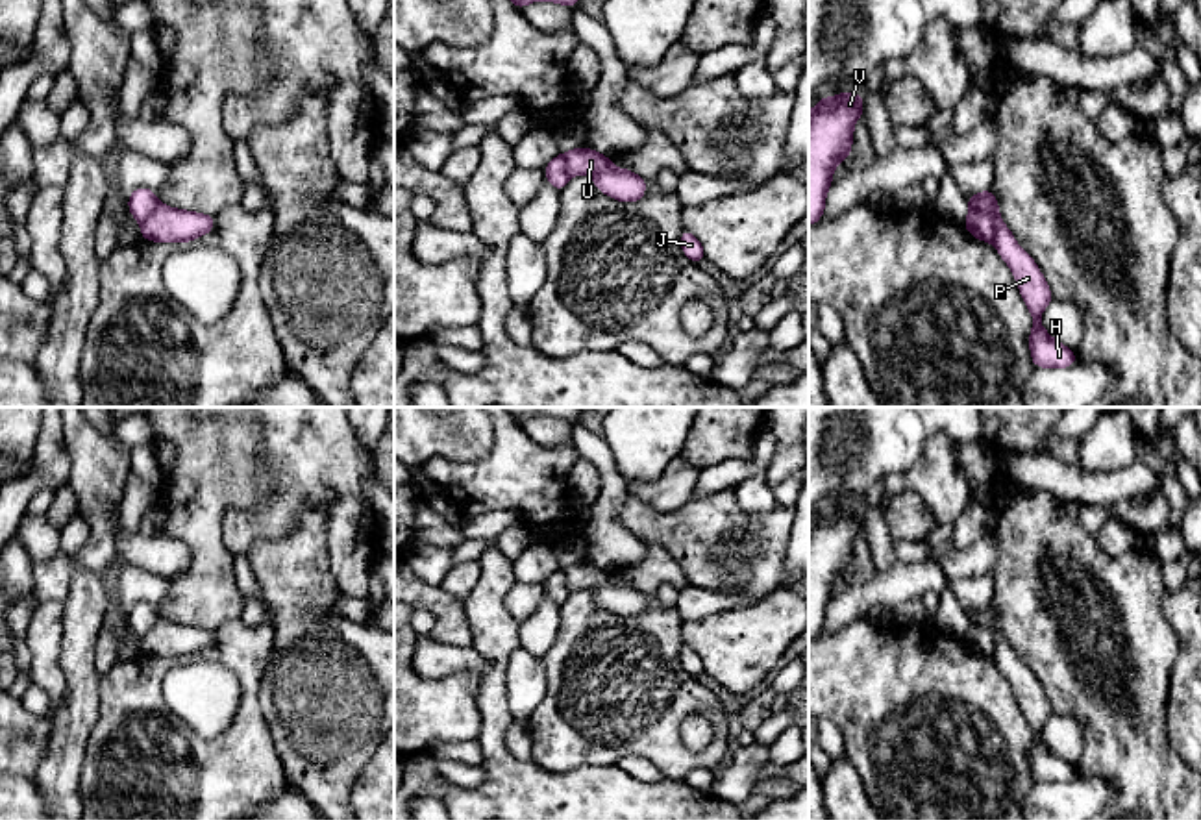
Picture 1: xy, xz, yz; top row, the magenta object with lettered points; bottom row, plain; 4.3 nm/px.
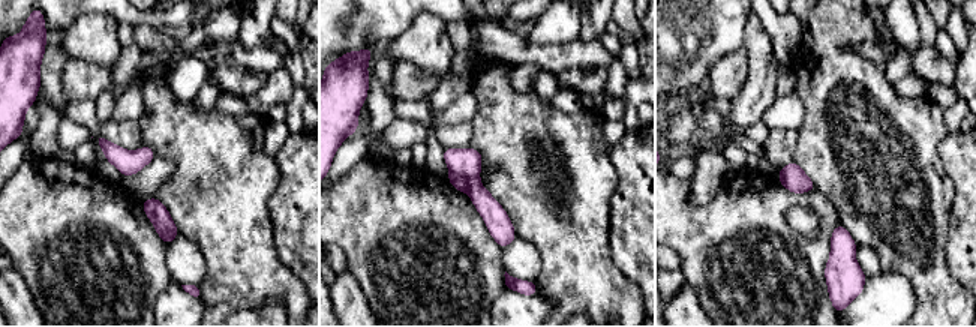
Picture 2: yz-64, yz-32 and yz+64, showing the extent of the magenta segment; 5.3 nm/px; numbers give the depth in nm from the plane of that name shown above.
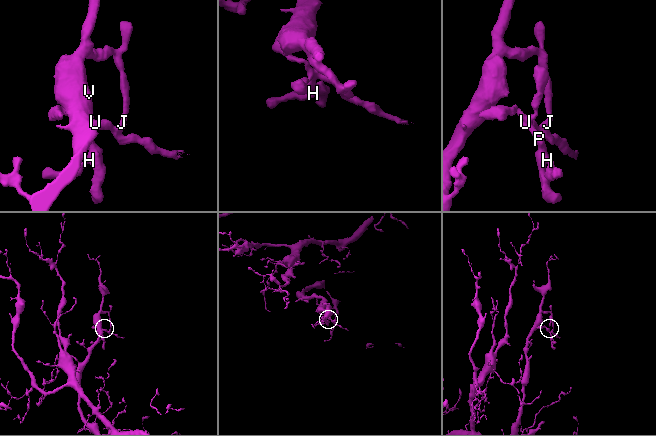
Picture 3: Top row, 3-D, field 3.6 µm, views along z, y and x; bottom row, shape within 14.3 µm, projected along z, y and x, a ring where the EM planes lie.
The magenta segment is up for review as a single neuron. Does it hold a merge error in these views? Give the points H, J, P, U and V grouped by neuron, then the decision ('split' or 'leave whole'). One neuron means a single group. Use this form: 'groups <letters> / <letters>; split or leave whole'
groups H P / J U V; split

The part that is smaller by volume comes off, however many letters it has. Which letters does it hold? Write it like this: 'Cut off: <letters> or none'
Cut off: H, P

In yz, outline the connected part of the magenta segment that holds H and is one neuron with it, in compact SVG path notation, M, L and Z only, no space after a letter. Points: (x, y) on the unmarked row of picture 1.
M983 605L966 613L968 620L977 626L990 627L996 635L994 661L1003 672L1003 676L1012 685L1021 713L1025 714L1031 729L1033 742L1029 750L1029 763L1033 772L1033 781L1044 783L1068 783L1075 777L1077 768L1057 757L1040 739L1042 726L1053 714L1046 692L1033 676L1033 672L1021 665L1010 648L1010 644L999 633L999 620L994 607Z

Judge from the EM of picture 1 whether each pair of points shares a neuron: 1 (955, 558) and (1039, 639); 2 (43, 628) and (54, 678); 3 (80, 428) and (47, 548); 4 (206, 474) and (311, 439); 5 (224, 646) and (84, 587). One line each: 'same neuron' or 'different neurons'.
1: different neurons
2: same neuron
3: different neurons
4: different neurons
5: different neurons

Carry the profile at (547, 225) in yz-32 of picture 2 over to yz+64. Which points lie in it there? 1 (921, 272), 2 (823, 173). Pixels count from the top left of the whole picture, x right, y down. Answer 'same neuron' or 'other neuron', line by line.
1: same neuron
2: same neuron

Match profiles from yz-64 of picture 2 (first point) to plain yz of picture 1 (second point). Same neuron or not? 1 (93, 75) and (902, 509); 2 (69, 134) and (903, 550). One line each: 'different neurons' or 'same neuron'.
1: same neuron
2: different neurons

